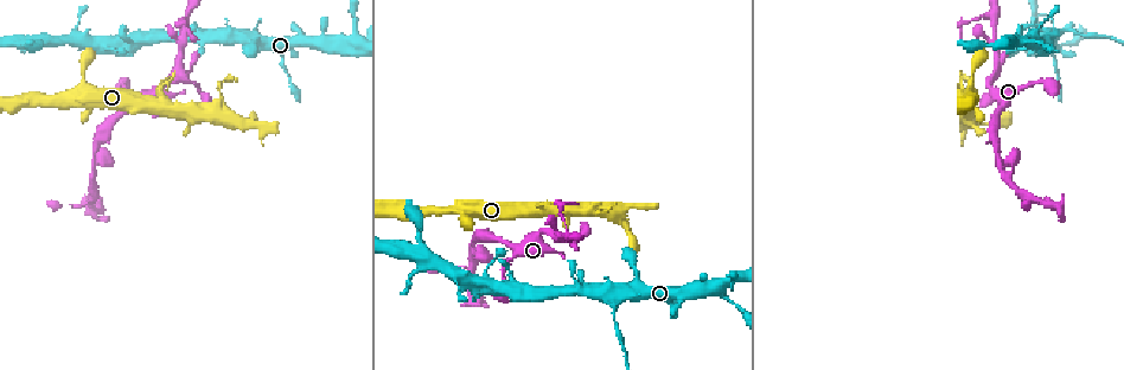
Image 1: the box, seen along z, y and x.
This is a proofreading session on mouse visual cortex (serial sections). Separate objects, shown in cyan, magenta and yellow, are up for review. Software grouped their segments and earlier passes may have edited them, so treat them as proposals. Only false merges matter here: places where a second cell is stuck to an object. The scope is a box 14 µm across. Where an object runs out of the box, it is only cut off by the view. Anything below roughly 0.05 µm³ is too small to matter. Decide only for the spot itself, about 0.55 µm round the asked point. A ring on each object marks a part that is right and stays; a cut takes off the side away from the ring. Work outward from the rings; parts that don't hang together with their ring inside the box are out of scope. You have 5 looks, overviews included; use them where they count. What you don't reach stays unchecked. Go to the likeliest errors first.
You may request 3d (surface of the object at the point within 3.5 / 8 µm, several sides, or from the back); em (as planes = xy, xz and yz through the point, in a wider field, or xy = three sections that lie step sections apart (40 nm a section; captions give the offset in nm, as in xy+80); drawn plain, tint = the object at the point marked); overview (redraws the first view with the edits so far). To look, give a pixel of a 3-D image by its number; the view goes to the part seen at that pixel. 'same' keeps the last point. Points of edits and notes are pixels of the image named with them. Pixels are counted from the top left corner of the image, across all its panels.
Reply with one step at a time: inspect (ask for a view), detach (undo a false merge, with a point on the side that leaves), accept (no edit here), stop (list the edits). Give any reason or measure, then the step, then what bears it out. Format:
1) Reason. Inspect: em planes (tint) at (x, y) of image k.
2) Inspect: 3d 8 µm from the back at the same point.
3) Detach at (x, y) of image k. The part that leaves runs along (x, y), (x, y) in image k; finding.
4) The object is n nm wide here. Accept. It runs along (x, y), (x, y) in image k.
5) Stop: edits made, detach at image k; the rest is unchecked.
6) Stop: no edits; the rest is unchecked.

A fork. Inspect: 3d 3.5 µm from the back at (472, 243) of image 1.

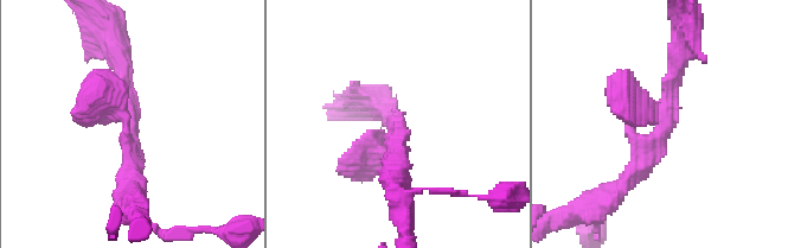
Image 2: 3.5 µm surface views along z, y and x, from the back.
3 arms meet here; the arms are 250, 350, 400 nm wide; need the tissue. Inspect: em xy step 2 (tint) at (130, 104) of image 2.

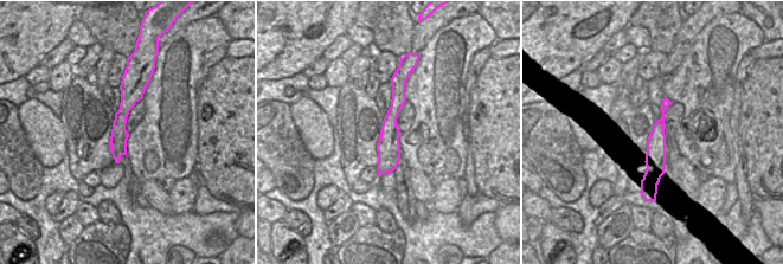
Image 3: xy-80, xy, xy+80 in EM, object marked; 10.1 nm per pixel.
Accept. It runs along (686, 30), (665, 128), (632, 172) in image 2; all the same cell.

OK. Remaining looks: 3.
Inspect: 3d 3.5 µm at (991, 15) of image 1.

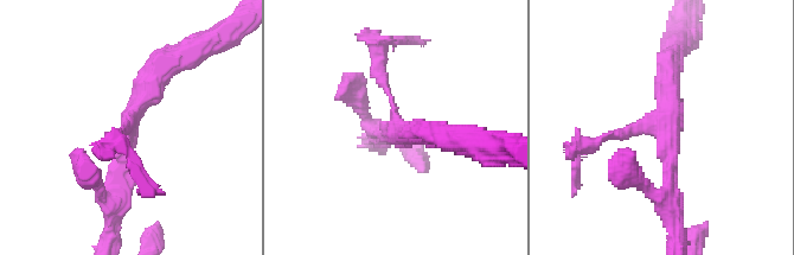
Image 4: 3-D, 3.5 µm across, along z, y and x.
Shape alone is not enough. Inspect: em xy step 3 (tint) at (130, 126) of image 4.

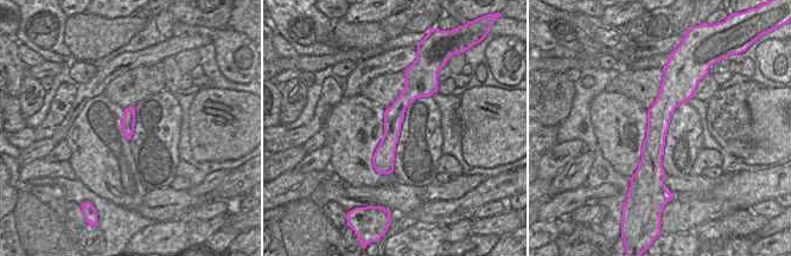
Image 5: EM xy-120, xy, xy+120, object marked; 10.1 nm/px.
Accept. It runs along (668, 77), (654, 177) in image 5; all the same cell.

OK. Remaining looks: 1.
Stop: no edits; the rest is unchecked.

